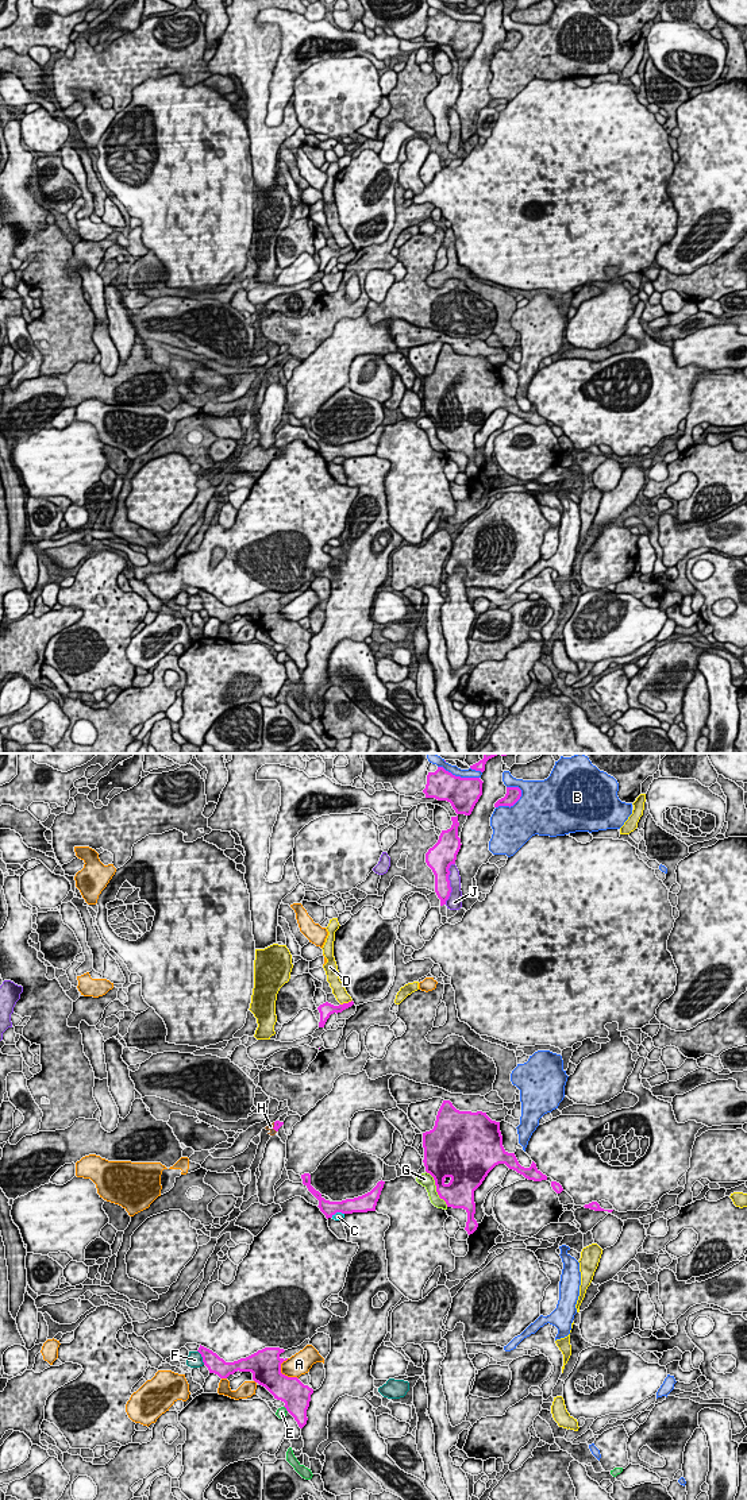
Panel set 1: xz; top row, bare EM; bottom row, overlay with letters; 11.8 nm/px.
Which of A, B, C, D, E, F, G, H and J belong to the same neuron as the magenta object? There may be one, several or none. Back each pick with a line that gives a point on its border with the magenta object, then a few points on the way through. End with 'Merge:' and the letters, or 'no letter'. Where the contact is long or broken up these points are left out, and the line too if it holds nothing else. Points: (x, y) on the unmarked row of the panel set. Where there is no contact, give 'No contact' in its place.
H: Touches magenta at xz (273, 371). Path across: xz (277, 367), (273, 371), (270, 370)
Merge: H

